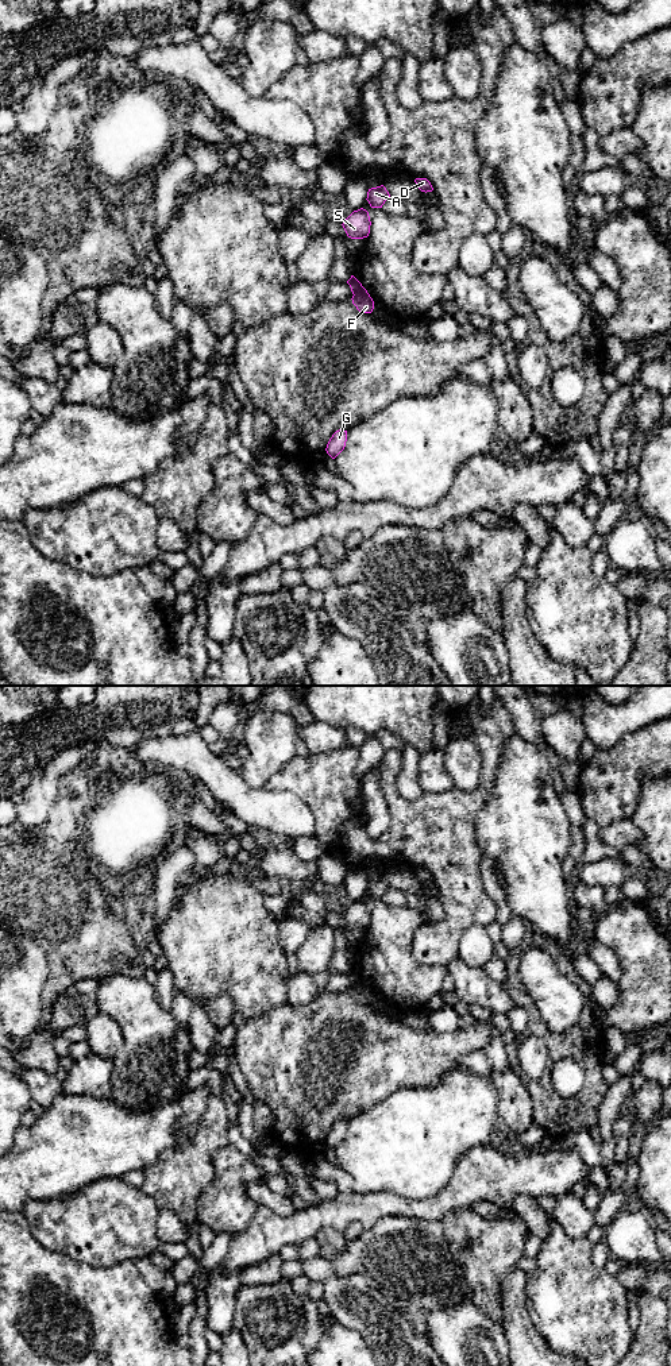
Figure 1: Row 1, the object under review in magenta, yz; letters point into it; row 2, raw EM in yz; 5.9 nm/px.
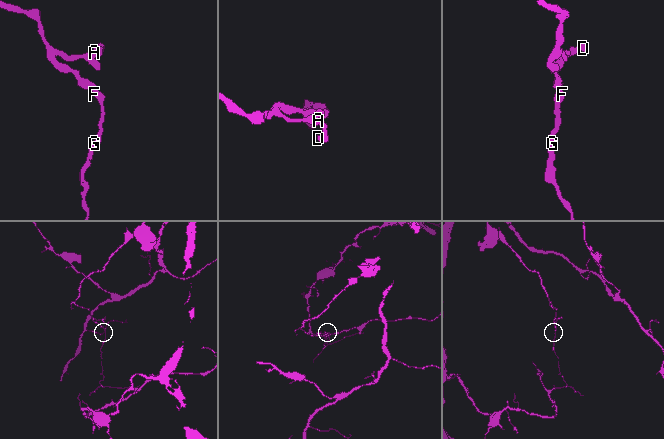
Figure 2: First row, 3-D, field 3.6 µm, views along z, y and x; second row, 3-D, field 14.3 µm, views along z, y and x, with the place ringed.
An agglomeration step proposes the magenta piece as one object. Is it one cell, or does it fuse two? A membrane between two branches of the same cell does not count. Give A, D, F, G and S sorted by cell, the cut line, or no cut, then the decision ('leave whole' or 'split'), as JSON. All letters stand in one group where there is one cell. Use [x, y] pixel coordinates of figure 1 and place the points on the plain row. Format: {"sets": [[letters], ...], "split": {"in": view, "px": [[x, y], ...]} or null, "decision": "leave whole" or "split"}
{"sets": [["A", "D", "S"], ["F", "G"]], "split": {"in": "yz", "px": [[367, 984], [354, 987]]}, "decision": "split"}

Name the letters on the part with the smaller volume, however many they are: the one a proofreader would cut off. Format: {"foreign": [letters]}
{"foreign": ["A", "D", "S"]}

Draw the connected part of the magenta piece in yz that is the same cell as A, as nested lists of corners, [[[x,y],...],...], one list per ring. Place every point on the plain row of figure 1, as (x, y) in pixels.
[[[381,876],[381,877],[369,880],[366,891],[369,892],[371,899],[382,899],[382,896],[389,888],[390,888],[389,883],[383,876]]]

